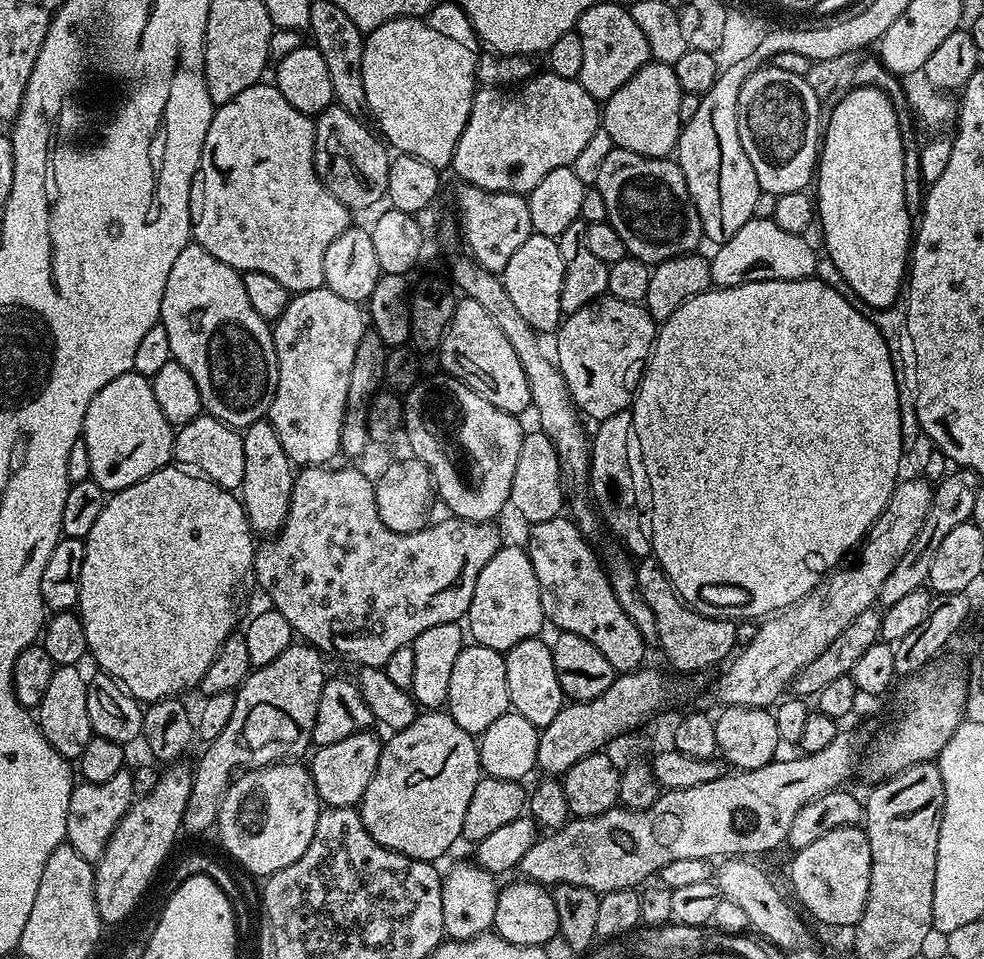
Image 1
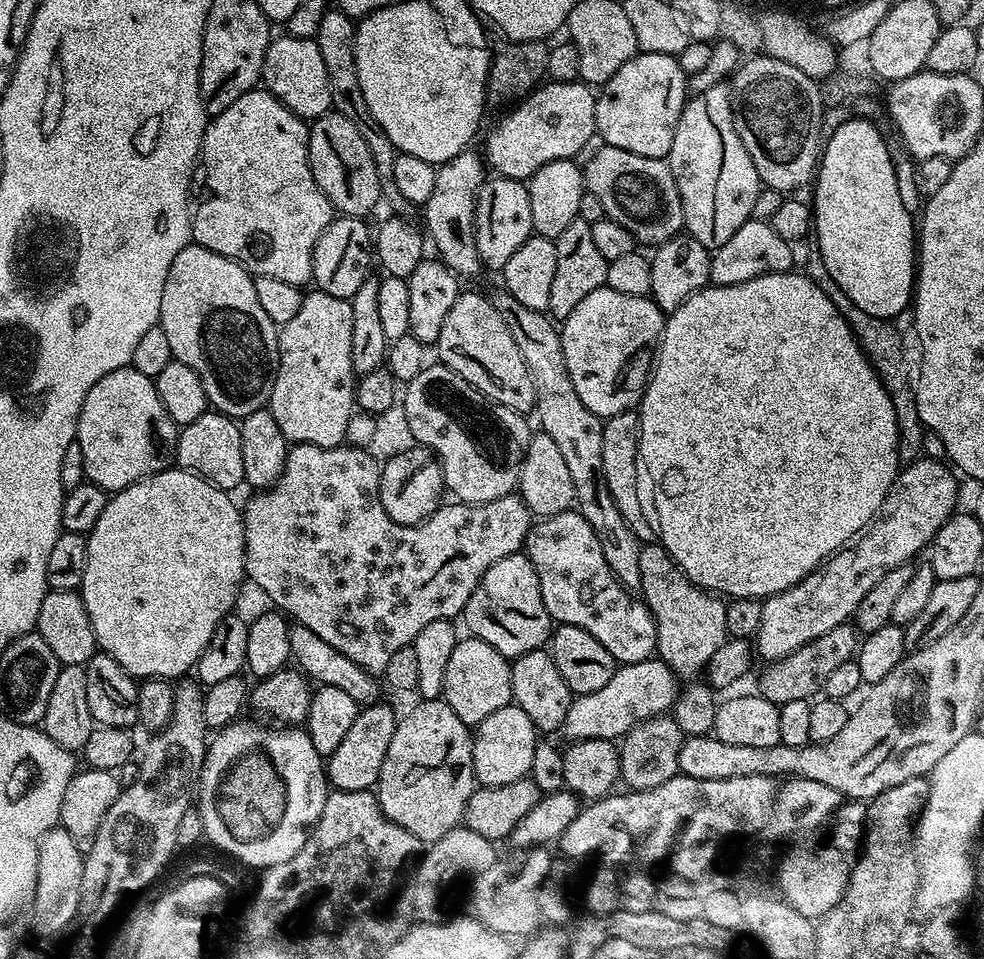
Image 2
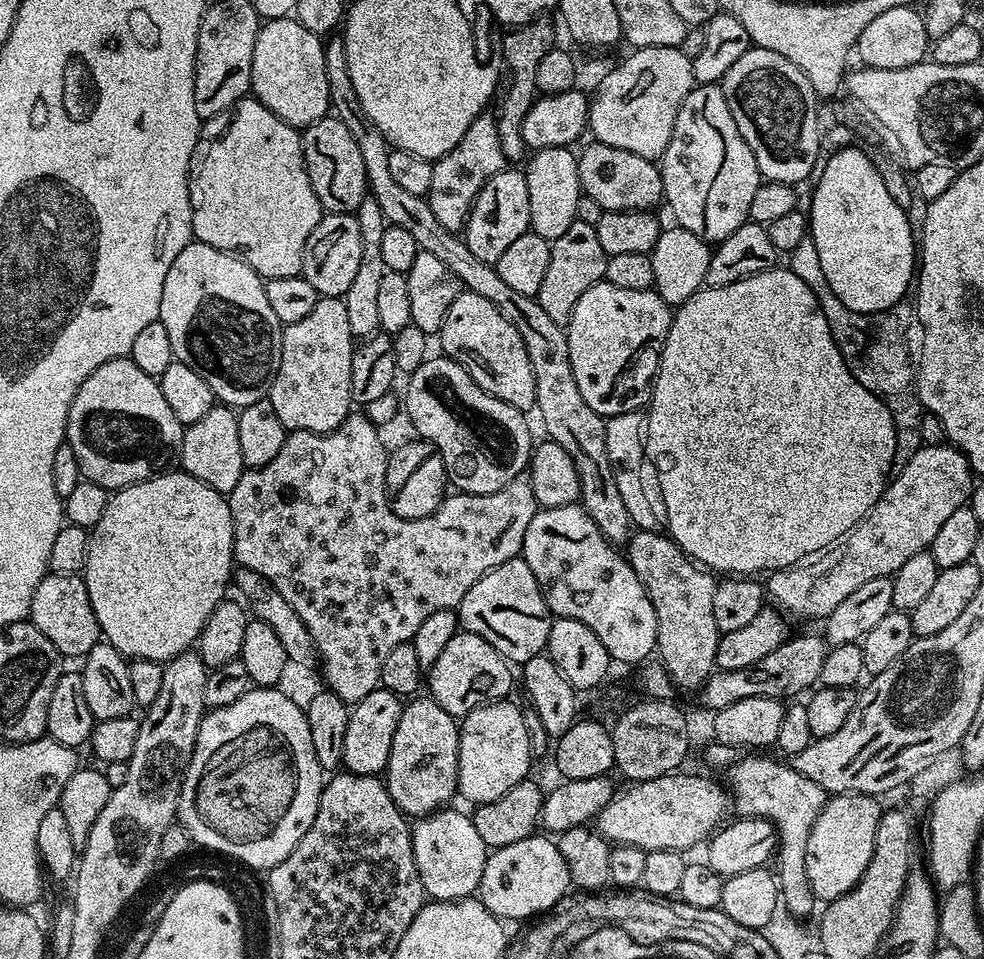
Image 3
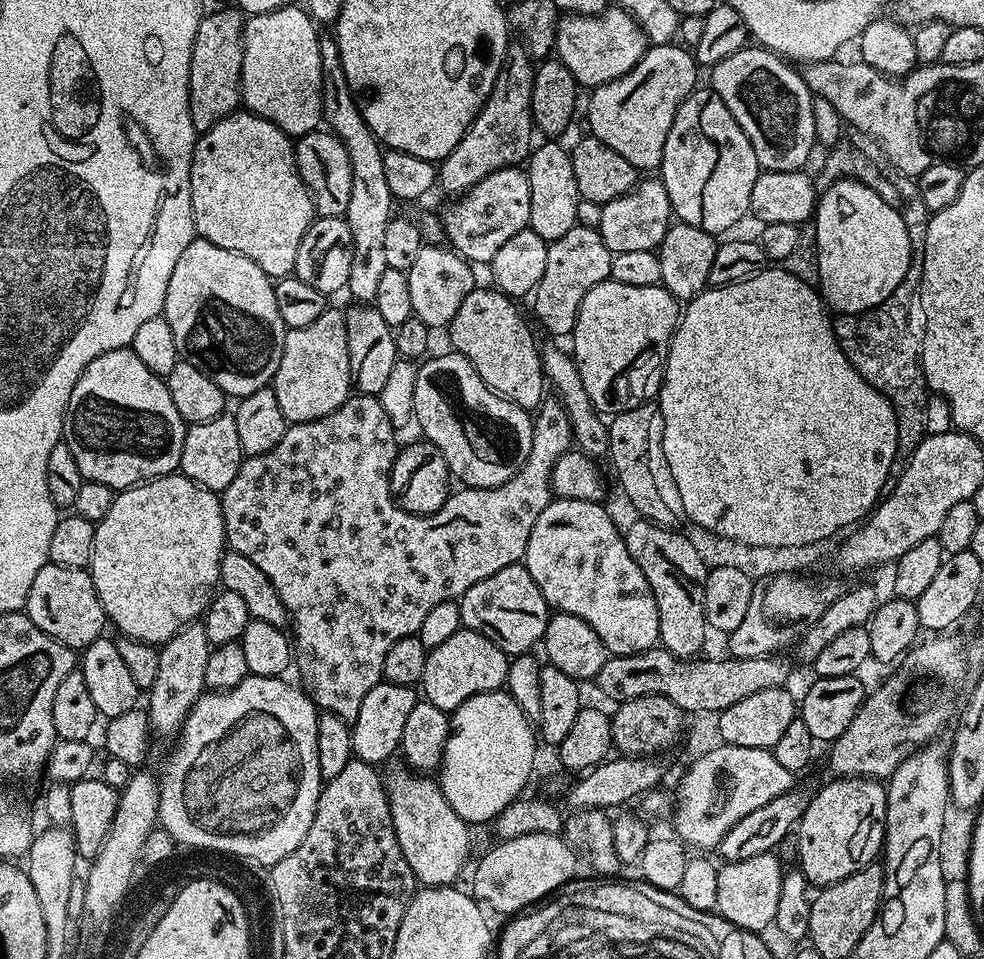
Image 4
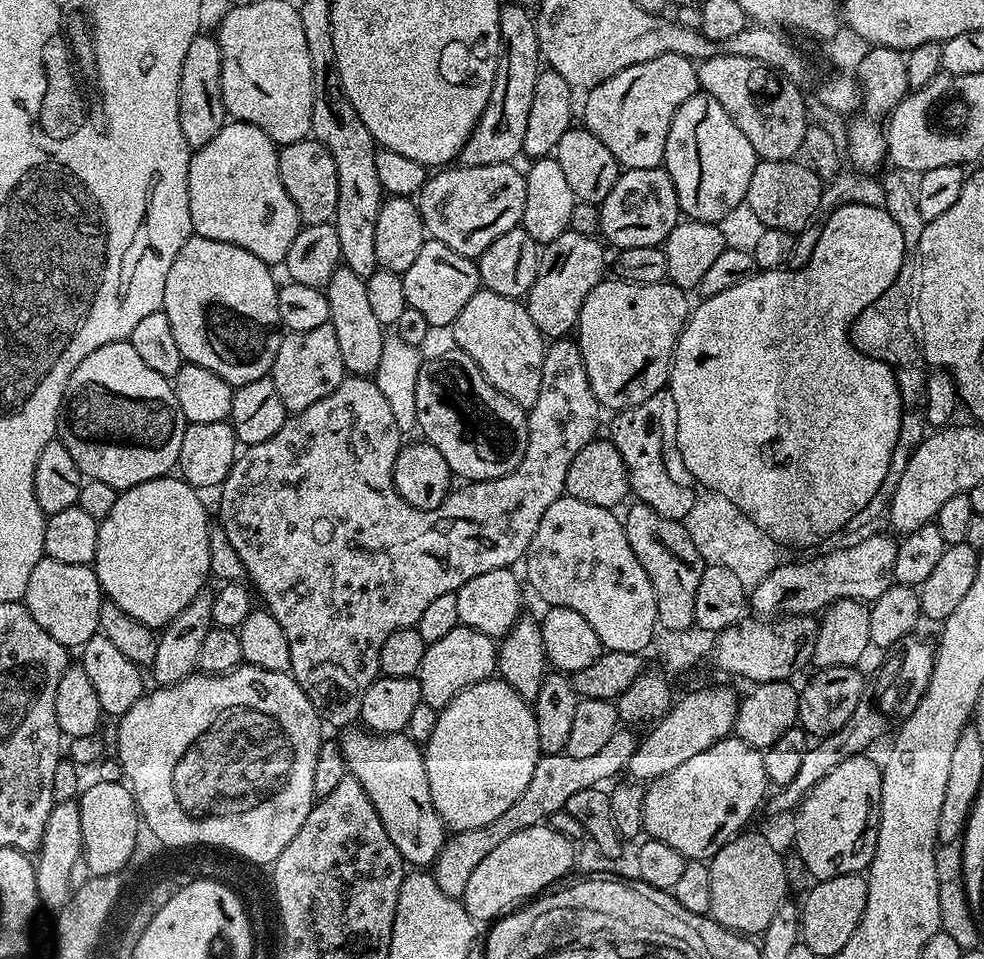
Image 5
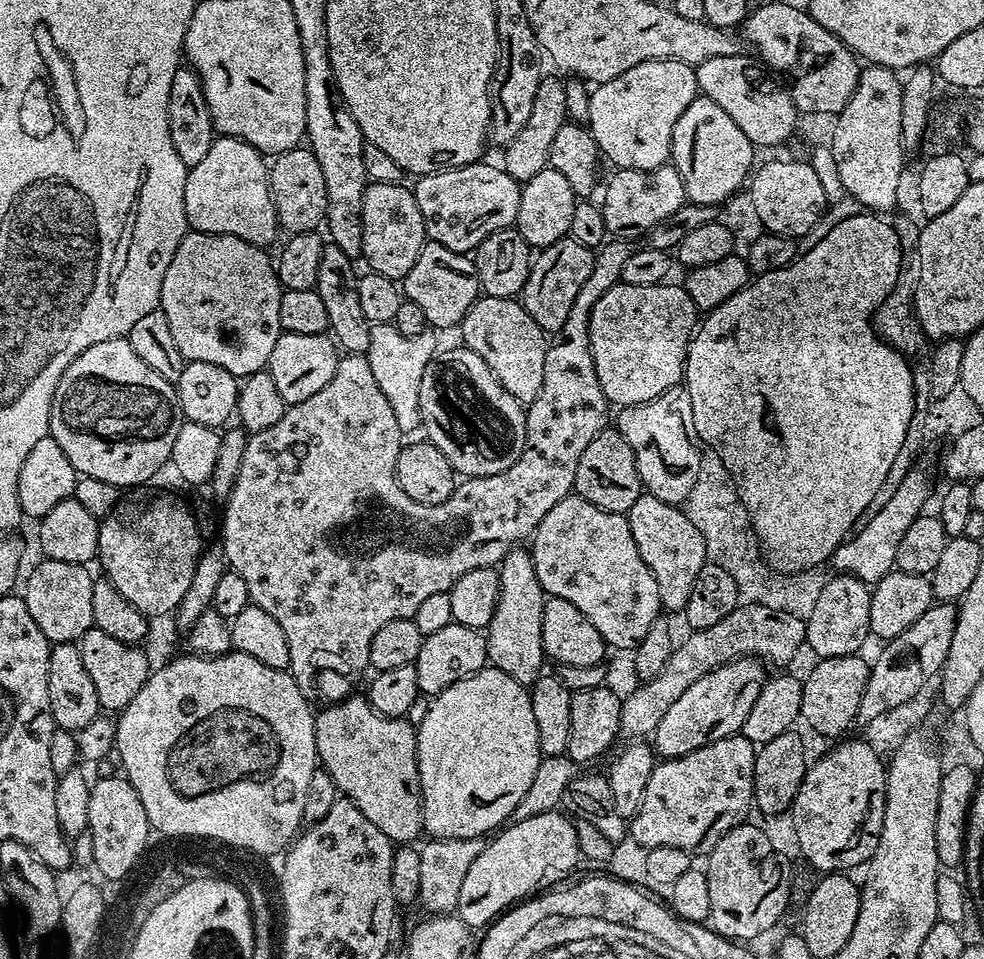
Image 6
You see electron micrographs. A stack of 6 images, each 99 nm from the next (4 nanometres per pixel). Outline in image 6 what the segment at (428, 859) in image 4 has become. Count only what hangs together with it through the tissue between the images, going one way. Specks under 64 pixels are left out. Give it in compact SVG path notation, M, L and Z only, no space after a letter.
M352 694L329 704L332 704L329 708L315 713L319 767L330 774L337 793L352 800L354 806L358 806L358 810L386 834L386 838L400 846L419 841L424 815L416 757L416 728L407 718L378 714L363 695Z

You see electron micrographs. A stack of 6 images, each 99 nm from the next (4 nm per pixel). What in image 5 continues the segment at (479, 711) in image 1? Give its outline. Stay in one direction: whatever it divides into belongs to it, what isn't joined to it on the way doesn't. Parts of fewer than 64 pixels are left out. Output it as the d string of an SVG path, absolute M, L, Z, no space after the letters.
M463 626L450 630L450 634L438 638L438 642L427 645L422 654L422 666L418 673L421 701L429 704L431 708L439 710L446 707L462 690L466 690L483 680L493 679L494 673L497 671L497 647L497 641L493 637Z

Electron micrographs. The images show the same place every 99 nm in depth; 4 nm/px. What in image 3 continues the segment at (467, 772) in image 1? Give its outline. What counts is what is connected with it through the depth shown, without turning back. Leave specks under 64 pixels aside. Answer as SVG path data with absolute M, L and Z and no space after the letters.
M412 698L404 704L398 720L398 730L394 730L394 746L390 746L390 758L386 769L386 783L390 798L408 818L427 816L447 805L458 789L458 750L460 749L460 729L457 717L446 714L431 698Z

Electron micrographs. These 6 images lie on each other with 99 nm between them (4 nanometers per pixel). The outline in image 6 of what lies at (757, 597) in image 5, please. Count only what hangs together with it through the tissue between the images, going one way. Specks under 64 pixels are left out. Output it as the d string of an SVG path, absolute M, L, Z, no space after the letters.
M924 472L906 473L905 476L901 478L900 485L893 490L892 497L890 497L884 505L881 503L879 507L863 521L863 524L865 523L864 529L862 529L862 524L862 527L855 535L840 544L838 550L834 550L830 561L831 567L836 567L833 569L835 569L837 573L858 577L859 580L863 580L864 583L869 586L876 585L887 572L891 572L896 568L898 545L902 542L902 537L905 536L906 530L910 530L910 522L914 522L917 516L921 515L923 508L920 507L922 507L927 500L927 474Z

